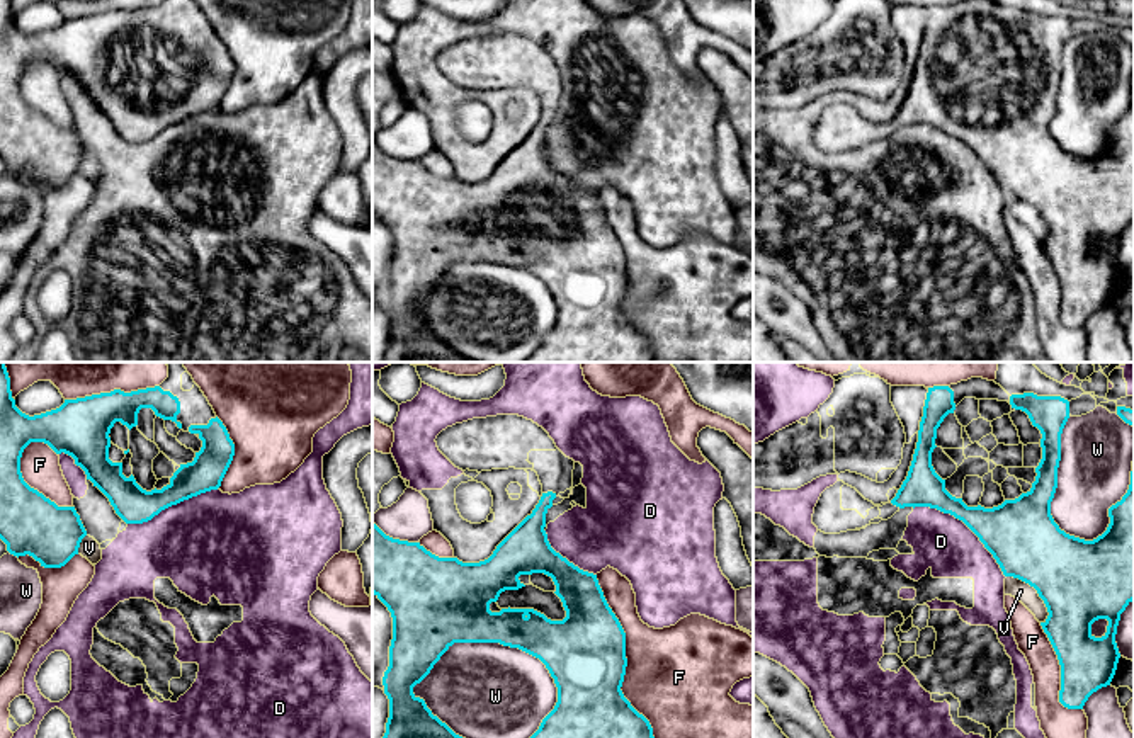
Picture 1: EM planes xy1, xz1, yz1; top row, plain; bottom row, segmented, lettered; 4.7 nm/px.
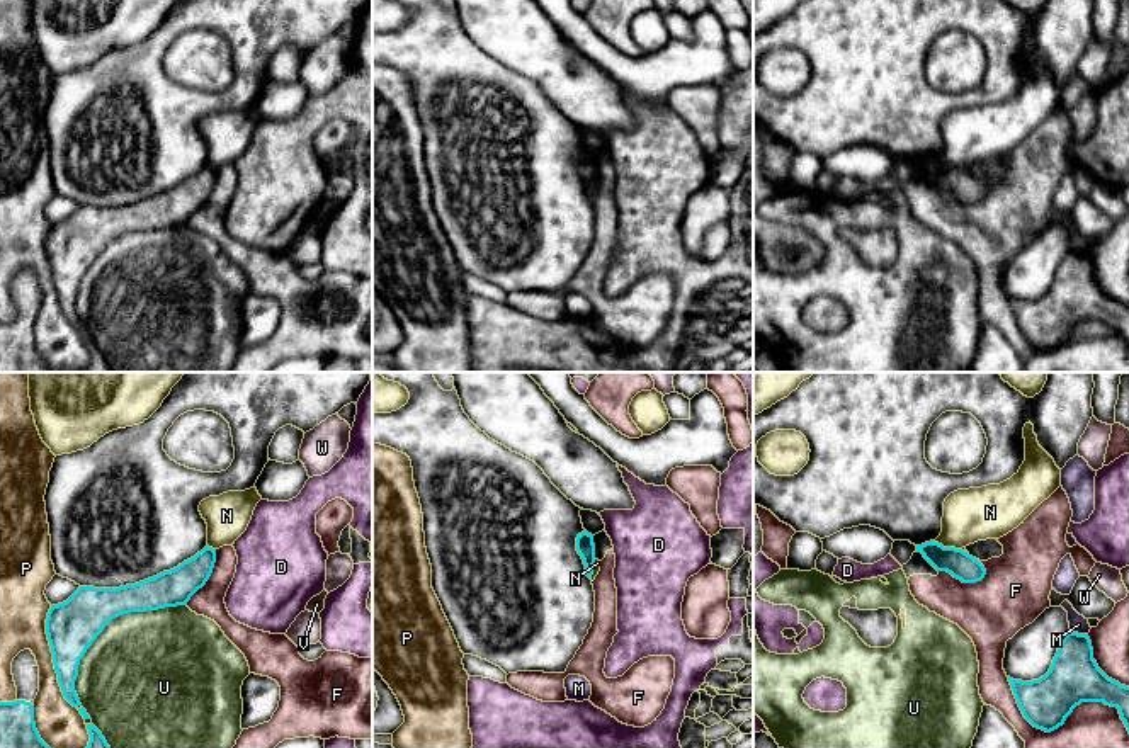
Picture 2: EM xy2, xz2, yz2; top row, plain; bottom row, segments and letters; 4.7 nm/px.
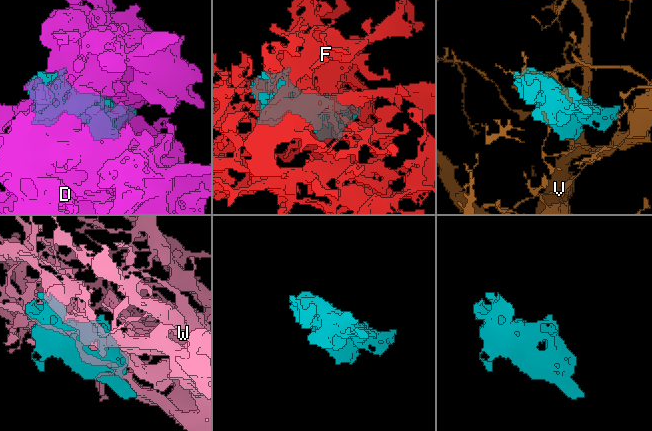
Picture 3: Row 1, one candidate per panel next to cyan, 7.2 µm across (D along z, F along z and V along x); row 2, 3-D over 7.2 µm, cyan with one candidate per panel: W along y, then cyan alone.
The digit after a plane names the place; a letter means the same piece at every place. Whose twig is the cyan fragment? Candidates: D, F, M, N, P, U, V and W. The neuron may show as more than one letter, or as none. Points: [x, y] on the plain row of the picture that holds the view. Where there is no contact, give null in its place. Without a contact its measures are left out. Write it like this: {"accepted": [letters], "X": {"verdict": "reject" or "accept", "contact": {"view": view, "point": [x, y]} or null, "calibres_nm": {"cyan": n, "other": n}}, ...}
{"accepted": ["D"], "D": {"verdict": "accept", "contact": {"view": "yz1", "point": [966, 143]}, "calibres_nm": {"cyan": 320, "other": 260}}, "F": {"verdict": "reject", "contact": {"view": "xz1", "point": [626, 278]}, "calibres_nm": {"cyan": 380, "other": 480}}, "M": {"verdict": "reject", "contact": {"view": "yz2", "point": [1077, 252]}, "calibres_nm": {"cyan": 240, "other": 80}}, "N": {"verdict": "reject", "contact": {"view": "yz2", "point": [947, 167]}, "calibres_nm": {"cyan": 130, "other": 260}}, "P": {"verdict": "reject", "contact": {"view": "xy2", "point": [53, 281]}, "calibres_nm": {"cyan": 240, "other": 220}}, "U": {"verdict": "reject", "contact": {"view": "xy2", "point": [101, 250]}, "calibres_nm": {"cyan": 240, "other": 500}}, "V": {"verdict": "reject", "contact": {"view": "yz1", "point": [1037, 211]}, "calibres_nm": {"cyan": 400, "other": 90}}, "W": {"verdict": "reject", "contact": {"view": "xz1", "point": [493, 261]}, "calibres_nm": {"cyan": 340, "other": 480}}}

